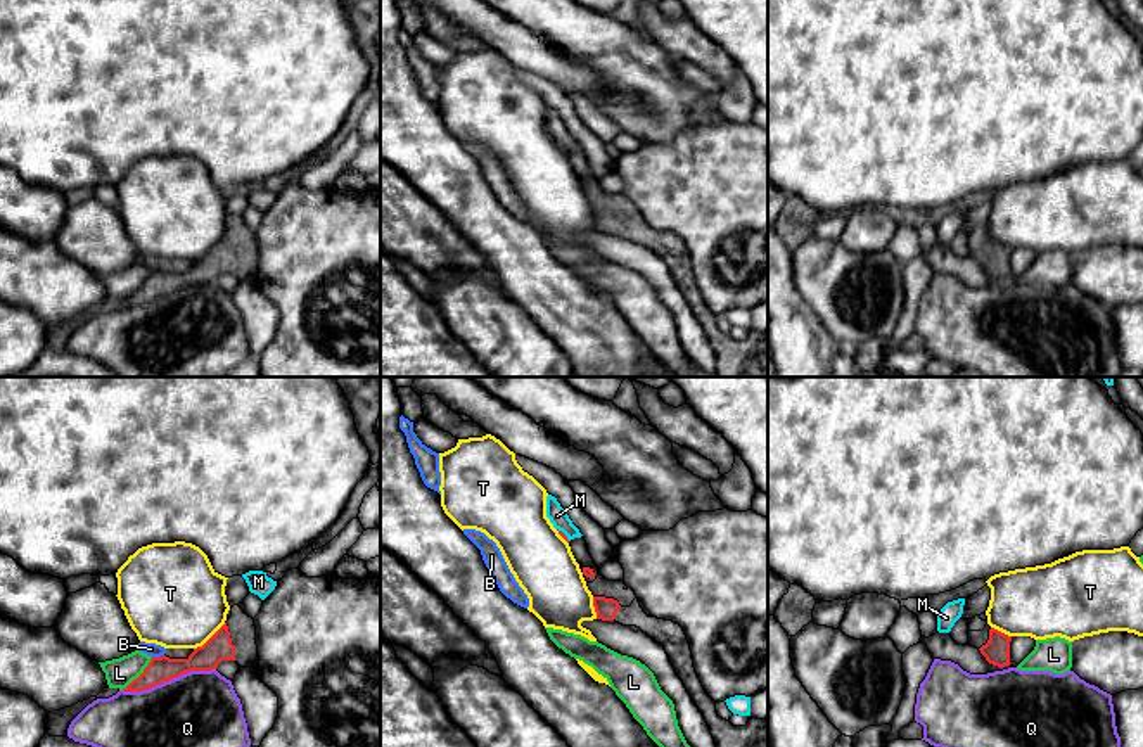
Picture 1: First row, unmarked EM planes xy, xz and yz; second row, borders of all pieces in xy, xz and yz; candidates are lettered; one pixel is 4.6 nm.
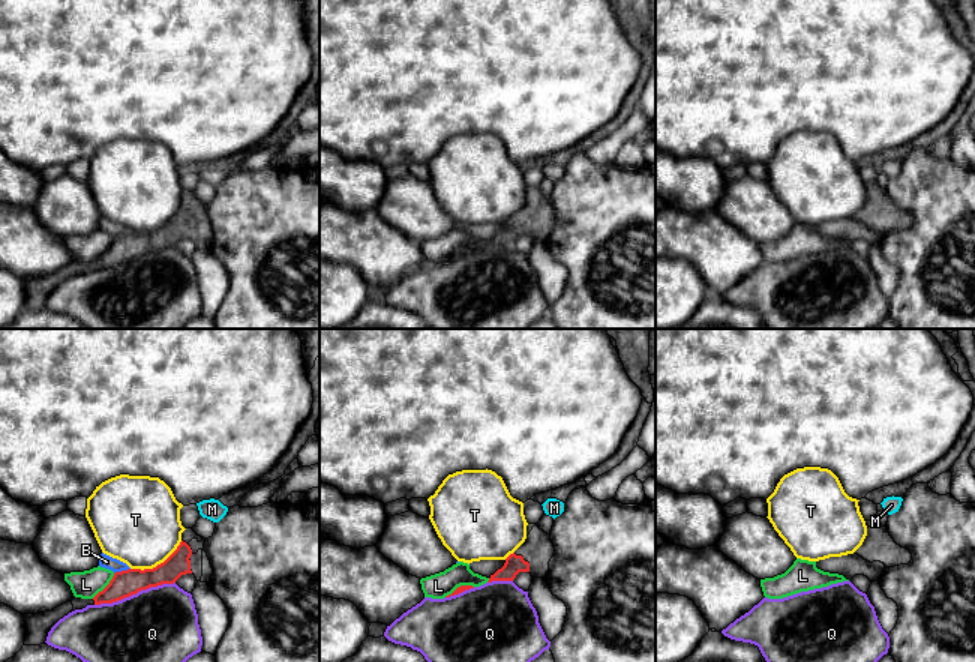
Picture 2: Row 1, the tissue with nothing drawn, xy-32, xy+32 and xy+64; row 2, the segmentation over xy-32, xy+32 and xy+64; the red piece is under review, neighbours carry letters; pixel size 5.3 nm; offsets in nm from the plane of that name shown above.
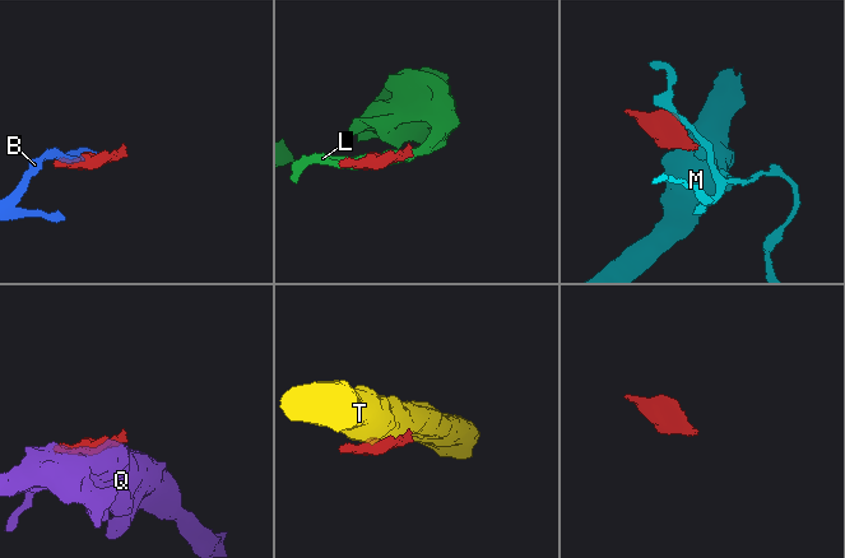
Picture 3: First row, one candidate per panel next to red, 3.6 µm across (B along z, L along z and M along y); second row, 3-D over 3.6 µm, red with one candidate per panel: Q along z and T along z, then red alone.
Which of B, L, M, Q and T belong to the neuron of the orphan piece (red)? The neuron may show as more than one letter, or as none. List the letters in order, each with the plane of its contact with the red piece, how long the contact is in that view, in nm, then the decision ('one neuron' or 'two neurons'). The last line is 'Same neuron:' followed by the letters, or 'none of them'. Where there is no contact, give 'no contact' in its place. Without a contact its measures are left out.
B: xy | 60 nm | two neurons
L: xy | 220 nm | two neurons
M: xz | 90 nm | two neurons
Q: xy | 440 nm | two neurons
T: xy | 200 nm | two neurons
Same neuron: none of them

